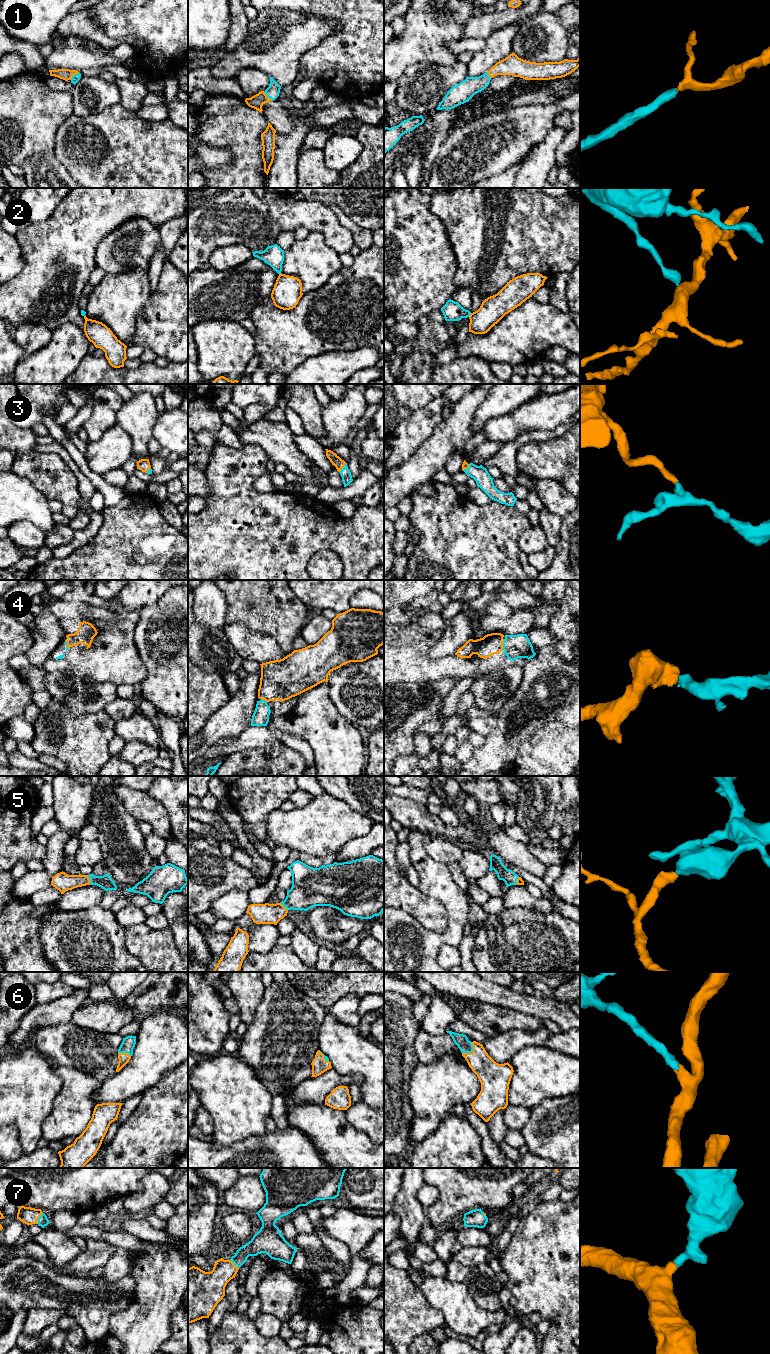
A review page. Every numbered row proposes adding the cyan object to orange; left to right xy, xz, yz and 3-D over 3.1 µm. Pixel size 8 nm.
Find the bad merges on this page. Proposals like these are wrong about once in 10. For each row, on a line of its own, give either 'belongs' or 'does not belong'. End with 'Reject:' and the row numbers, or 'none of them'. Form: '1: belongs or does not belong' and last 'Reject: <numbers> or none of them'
1: belongs
2: does not belong
3: belongs
4: belongs
5: belongs
6: belongs
7: belongs
Reject: 2

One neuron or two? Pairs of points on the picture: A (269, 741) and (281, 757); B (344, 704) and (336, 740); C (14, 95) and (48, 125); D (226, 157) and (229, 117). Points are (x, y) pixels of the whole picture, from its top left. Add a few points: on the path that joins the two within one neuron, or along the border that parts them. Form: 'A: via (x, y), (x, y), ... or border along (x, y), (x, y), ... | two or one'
A: border along (283, 744), (271, 748), (249, 747) | two
B: border along (330, 693), (330, 699), (336, 710), (358, 727) | two
C: via (22, 103), (32, 113), (36, 113), (40, 117) | one
D: border along (204, 143), (227, 148), (232, 157), (231, 163) | two

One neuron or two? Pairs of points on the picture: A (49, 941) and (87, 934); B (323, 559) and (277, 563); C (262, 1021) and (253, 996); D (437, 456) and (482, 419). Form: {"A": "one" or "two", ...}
{"A": "one", "B": "two", "C": "two", "D": "two"}

